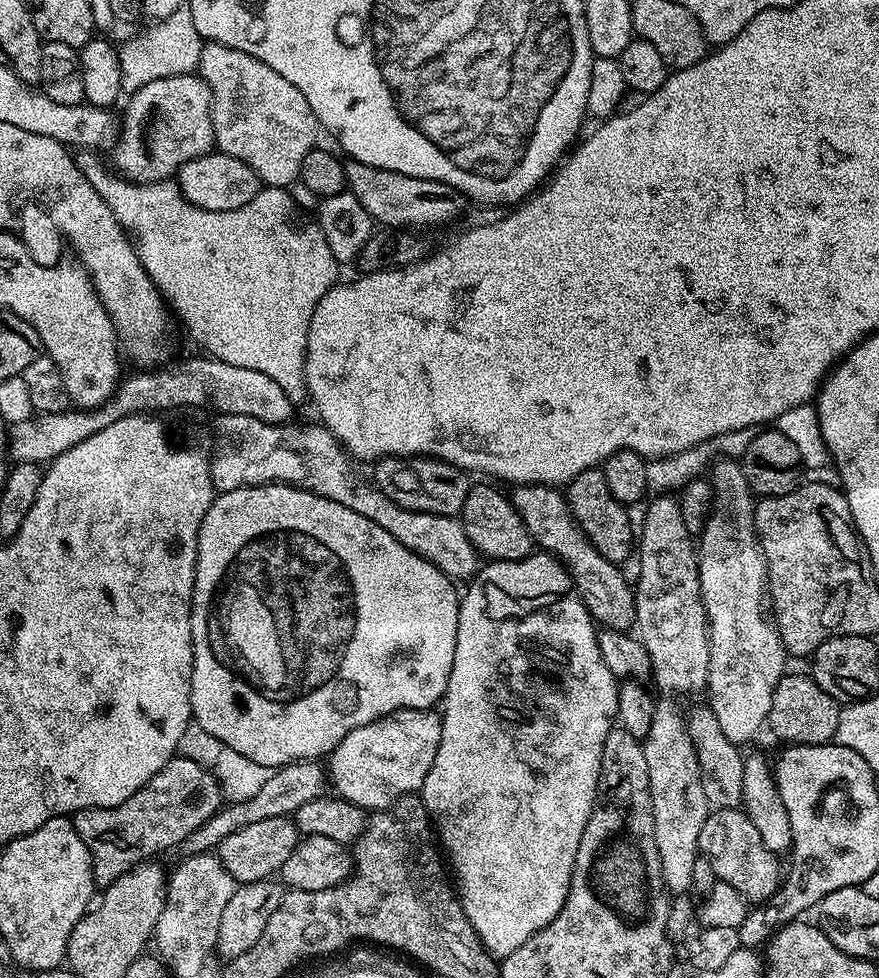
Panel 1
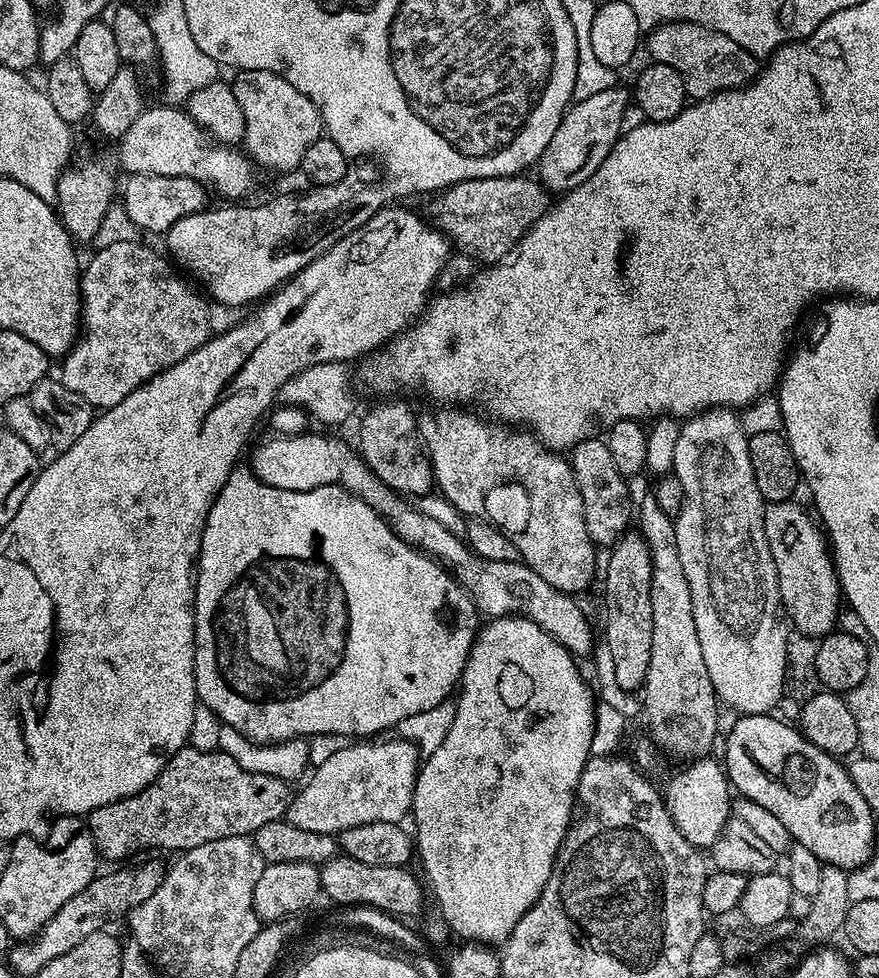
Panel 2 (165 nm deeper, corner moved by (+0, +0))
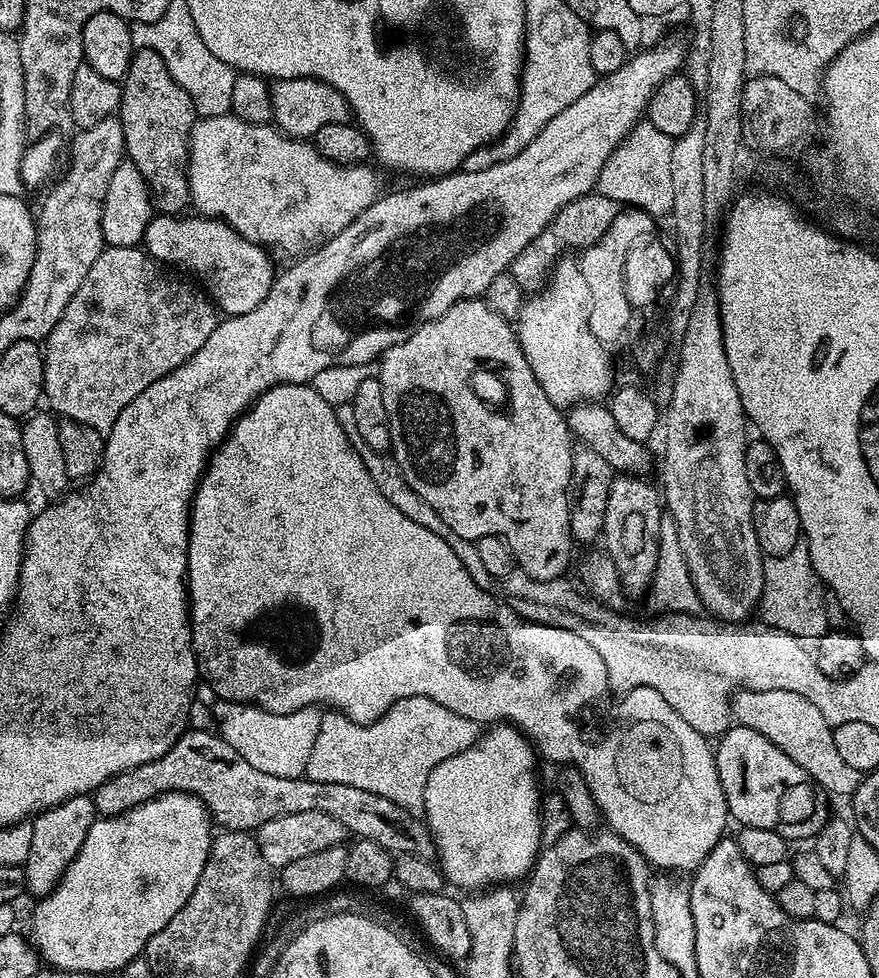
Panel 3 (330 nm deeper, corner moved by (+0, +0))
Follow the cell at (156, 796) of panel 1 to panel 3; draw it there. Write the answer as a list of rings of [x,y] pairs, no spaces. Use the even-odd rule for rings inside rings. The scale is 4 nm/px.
[[[184,731],[162,758],[112,776],[91,793],[91,798],[97,813],[105,817],[134,810],[134,806],[142,806],[142,802],[150,802],[165,792],[191,792],[199,796],[213,821],[229,832],[251,833],[266,822],[281,820],[290,814],[321,812],[338,818],[345,833],[352,835],[353,832],[353,837],[378,842],[378,846],[393,854],[421,856],[423,860],[436,856],[436,843],[432,841],[427,823],[417,813],[398,806],[398,802],[390,802],[390,798],[382,798],[382,794],[370,794],[370,790],[358,790],[358,786],[262,774],[262,770],[250,766],[250,762],[215,731]]]

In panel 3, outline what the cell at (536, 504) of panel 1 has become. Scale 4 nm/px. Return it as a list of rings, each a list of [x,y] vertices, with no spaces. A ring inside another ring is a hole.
[[[483,299],[459,300],[446,314],[412,329],[398,346],[390,346],[378,361],[378,379],[382,390],[382,406],[386,410],[388,429],[390,430],[390,455],[402,470],[402,478],[442,518],[442,522],[454,534],[470,541],[478,541],[487,536],[500,536],[512,551],[519,571],[530,574],[535,580],[559,580],[565,575],[568,563],[572,560],[574,541],[570,534],[570,485],[572,483],[572,454],[574,437],[568,429],[565,413],[557,408],[550,398],[546,398],[546,390],[534,378],[534,370],[530,370],[526,354],[522,350],[520,340],[516,337],[516,329],[509,321],[504,320]]]

